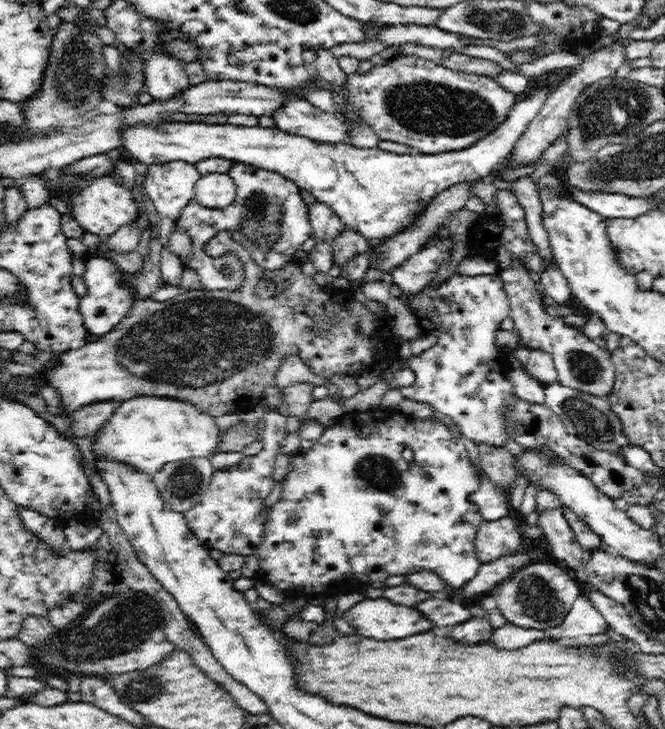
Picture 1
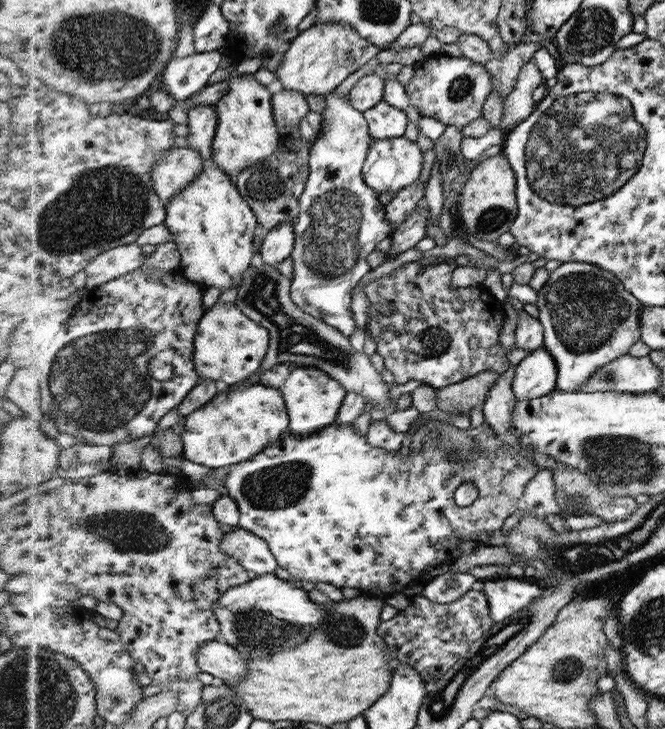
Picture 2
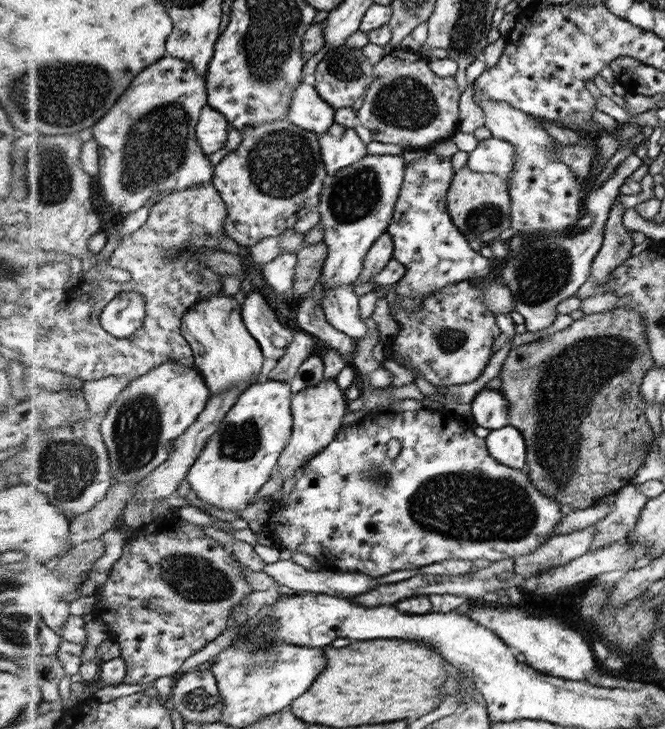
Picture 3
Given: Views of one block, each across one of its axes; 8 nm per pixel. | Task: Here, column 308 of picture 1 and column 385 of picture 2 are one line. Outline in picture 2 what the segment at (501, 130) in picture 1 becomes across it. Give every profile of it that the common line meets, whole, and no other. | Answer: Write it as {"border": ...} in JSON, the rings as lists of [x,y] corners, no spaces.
{"border":[[[403,136],[373,140],[363,164],[363,179],[378,194],[398,193],[416,183],[418,176],[421,175],[420,170],[422,170],[422,150],[418,148],[418,143]]]}

